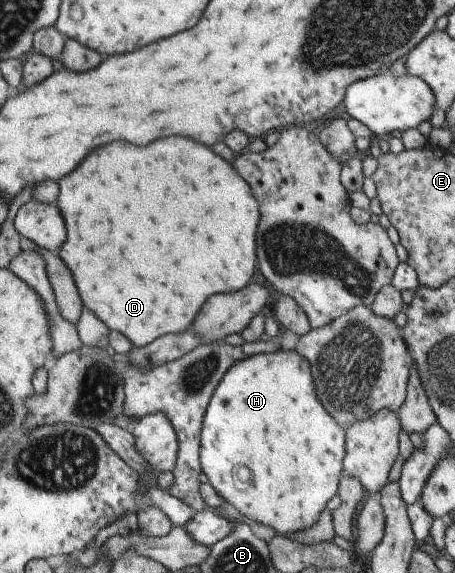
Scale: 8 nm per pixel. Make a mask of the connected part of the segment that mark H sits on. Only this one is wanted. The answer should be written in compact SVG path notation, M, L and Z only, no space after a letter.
M297 350L276 351L275 353L266 353L249 357L239 361L225 375L220 386L213 394L212 400L208 405L208 412L204 419L204 428L202 429L202 438L200 445L201 463L203 473L208 478L208 482L215 487L215 491L232 505L239 509L247 519L261 525L270 525L277 534L291 538L297 533L308 532L319 523L321 514L327 510L327 503L334 495L340 491L341 481L344 476L344 459L346 456L346 444L348 433L346 428L336 420L336 417L329 413L328 409L323 407L323 403L317 397L317 388L315 378L313 377L312 365Z

